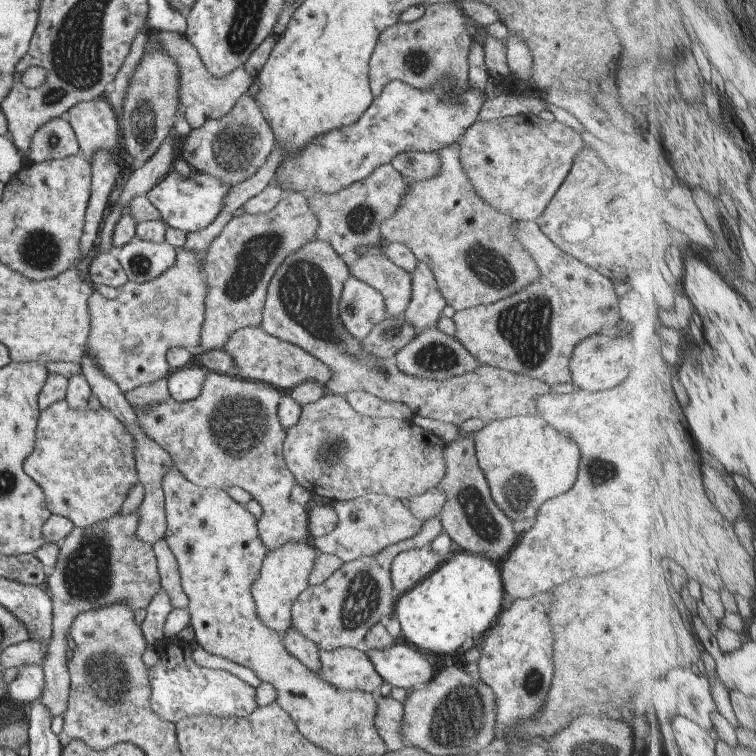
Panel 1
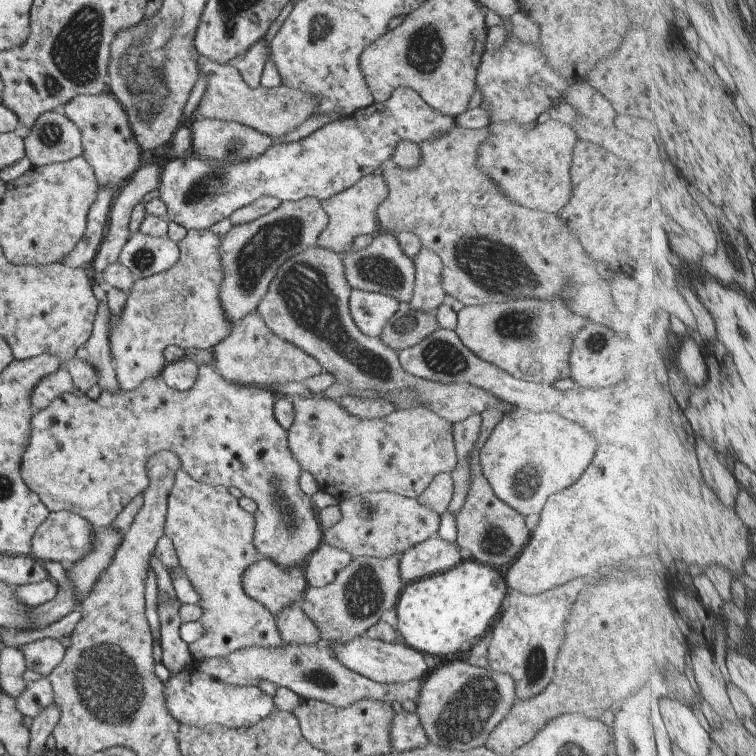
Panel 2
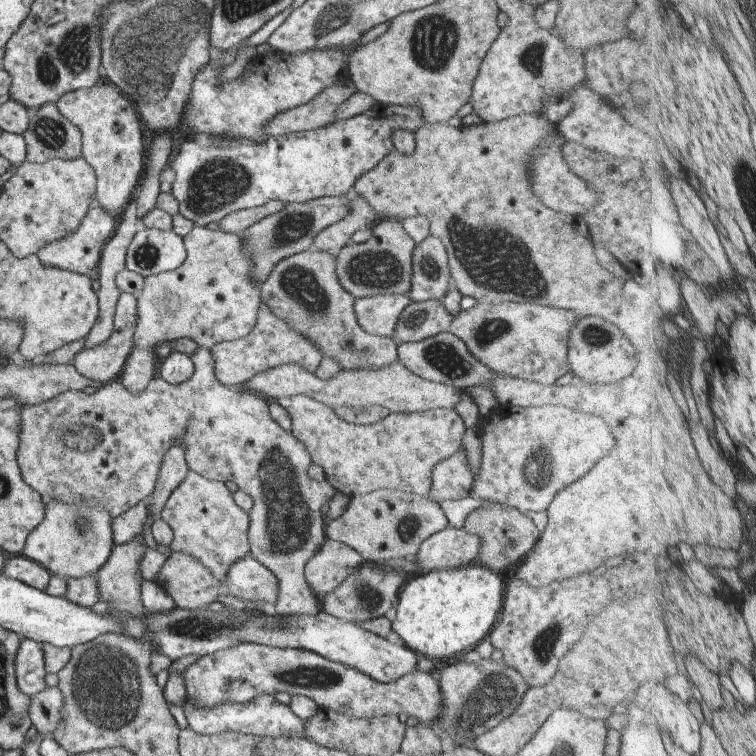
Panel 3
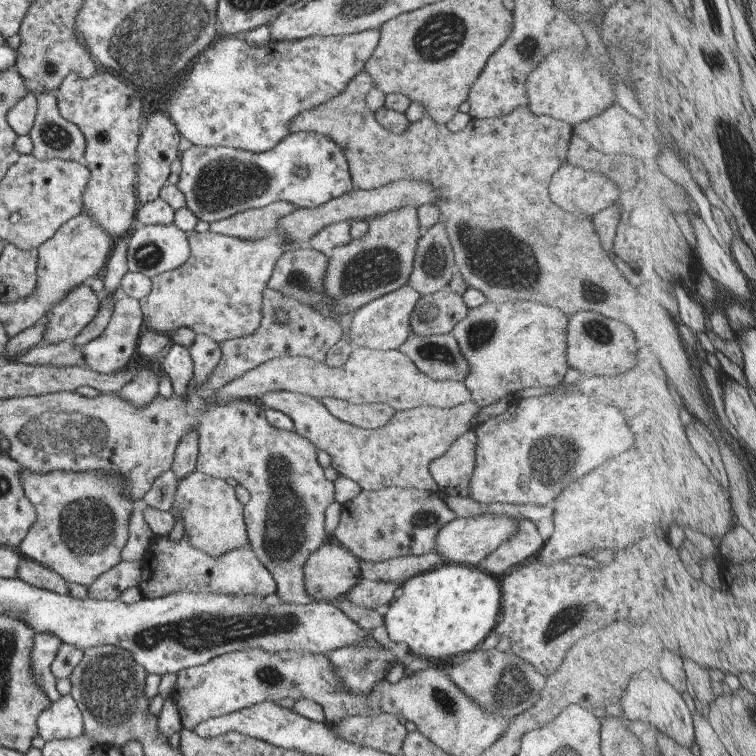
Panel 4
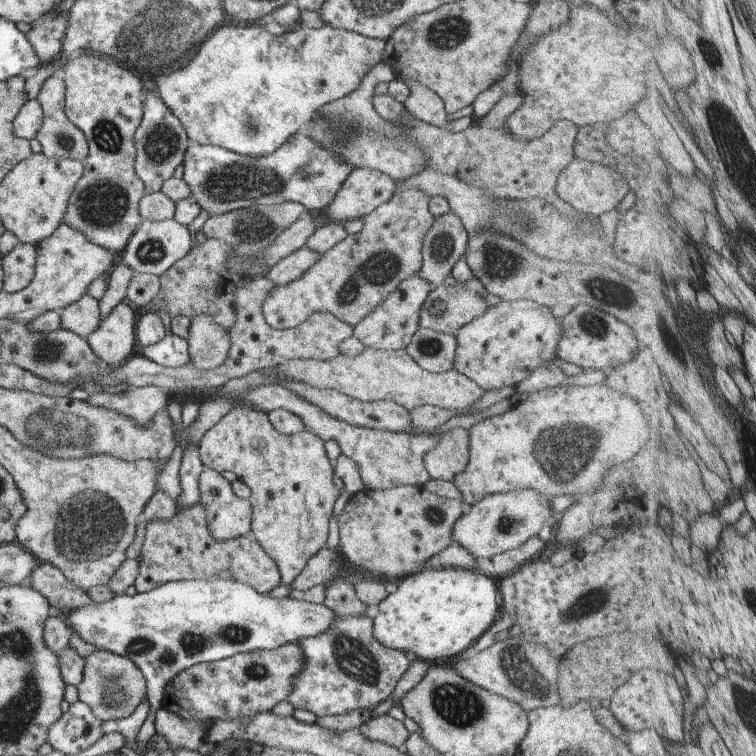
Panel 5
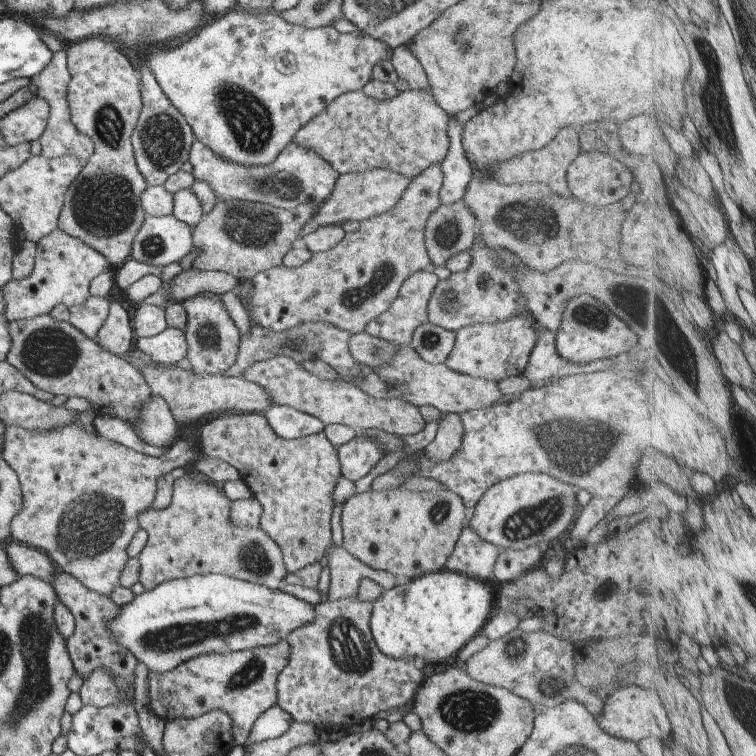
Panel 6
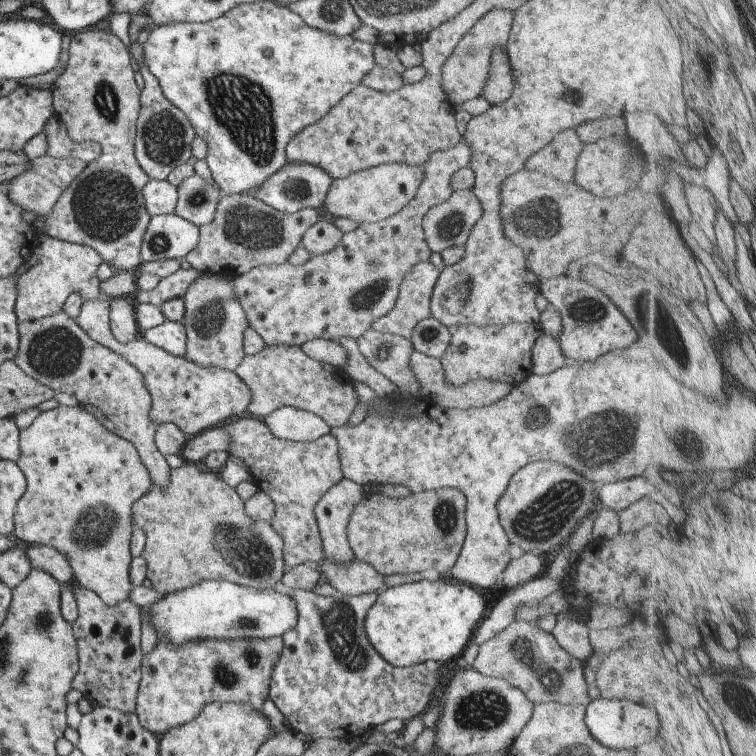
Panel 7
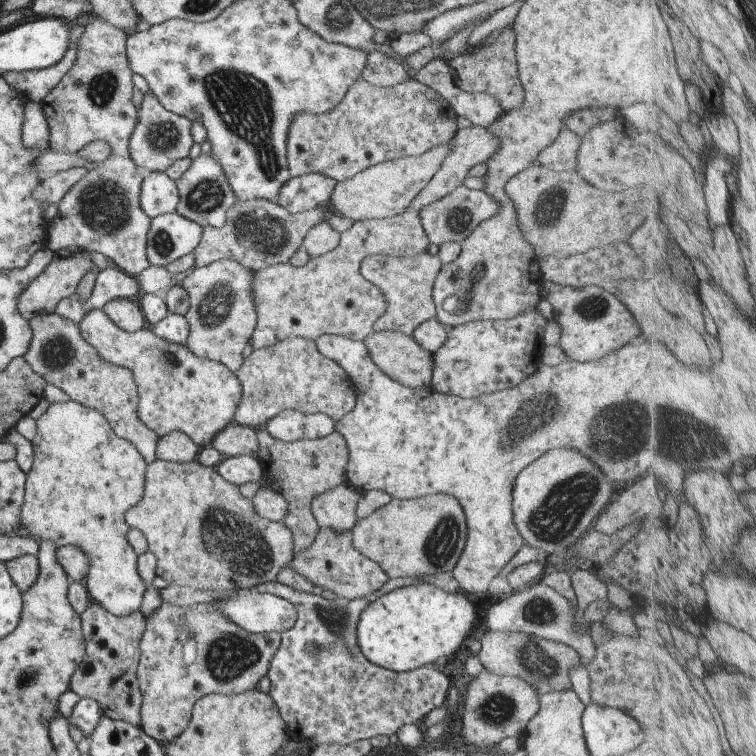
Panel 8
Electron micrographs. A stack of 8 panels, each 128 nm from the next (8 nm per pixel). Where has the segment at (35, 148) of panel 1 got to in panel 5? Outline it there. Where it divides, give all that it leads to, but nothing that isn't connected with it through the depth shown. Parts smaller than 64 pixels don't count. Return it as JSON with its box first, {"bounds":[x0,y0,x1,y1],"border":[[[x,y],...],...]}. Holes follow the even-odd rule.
{"bounds":[34,73,88,162],"border":[[[60,73],[52,74],[42,83],[36,99],[42,110],[42,123],[34,136],[40,144],[40,153],[47,158],[73,159],[83,162],[88,151],[88,144],[79,128],[72,125],[64,115],[64,84]]]}

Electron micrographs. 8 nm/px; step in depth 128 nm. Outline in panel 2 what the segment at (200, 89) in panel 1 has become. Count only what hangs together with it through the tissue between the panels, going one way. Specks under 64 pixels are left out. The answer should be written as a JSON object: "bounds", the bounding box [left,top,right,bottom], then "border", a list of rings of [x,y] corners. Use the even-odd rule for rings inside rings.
{"bounds":[190,52,316,140],"border":[[[197,52],[192,57],[196,62],[199,76],[205,76],[205,90],[191,114],[190,121],[199,119],[235,121],[277,140],[281,135],[292,131],[307,120],[316,107],[316,101],[311,95],[283,85],[272,88],[257,86],[252,89],[243,82],[239,71],[234,66],[214,63],[201,57]]]}

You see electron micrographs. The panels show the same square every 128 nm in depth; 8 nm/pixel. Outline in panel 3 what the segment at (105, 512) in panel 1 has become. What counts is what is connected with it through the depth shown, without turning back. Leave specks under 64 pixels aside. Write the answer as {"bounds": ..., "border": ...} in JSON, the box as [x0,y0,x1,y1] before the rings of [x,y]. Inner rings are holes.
{"bounds":[15,348,335,616],"border":[[[197,348],[190,360],[193,374],[177,386],[164,383],[161,378],[151,378],[145,390],[130,394],[116,379],[105,383],[93,394],[66,391],[44,404],[21,407],[15,454],[21,479],[43,502],[57,500],[65,504],[99,506],[107,510],[109,518],[116,518],[148,498],[165,452],[172,446],[181,446],[189,471],[208,480],[233,482],[240,492],[251,498],[252,506],[247,512],[249,556],[267,568],[278,582],[275,614],[311,616],[319,609],[317,597],[306,584],[304,567],[326,539],[326,519],[321,506],[335,496],[335,488],[329,482],[315,482],[307,476],[311,458],[299,440],[271,420],[267,400],[251,391],[220,385],[214,376],[214,361],[209,349]]]}

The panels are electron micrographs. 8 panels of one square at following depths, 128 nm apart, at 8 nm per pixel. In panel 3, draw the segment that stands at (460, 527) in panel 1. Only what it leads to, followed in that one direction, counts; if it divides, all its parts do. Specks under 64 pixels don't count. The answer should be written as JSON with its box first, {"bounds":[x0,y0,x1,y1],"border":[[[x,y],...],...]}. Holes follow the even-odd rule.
{"bounds":[462,502,540,575],"border":[[[485,502],[479,508],[471,510],[465,516],[462,528],[469,534],[477,534],[477,538],[481,540],[476,563],[498,575],[500,575],[501,570],[507,568],[507,562],[513,562],[529,546],[533,550],[533,546],[537,544],[540,536],[533,522],[524,513],[492,502]]]}

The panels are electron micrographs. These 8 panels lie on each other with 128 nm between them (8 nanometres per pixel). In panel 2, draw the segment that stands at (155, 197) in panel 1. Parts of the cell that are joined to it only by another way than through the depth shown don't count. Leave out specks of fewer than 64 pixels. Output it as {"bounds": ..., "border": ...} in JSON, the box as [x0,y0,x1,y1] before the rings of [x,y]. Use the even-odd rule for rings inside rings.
{"bounds":[157,88,457,231],"border":[[[394,88],[387,100],[382,103],[372,102],[349,116],[331,120],[301,140],[292,143],[279,143],[274,140],[273,144],[256,159],[227,166],[214,160],[203,160],[187,152],[180,159],[169,160],[160,172],[157,194],[159,200],[165,205],[168,222],[173,221],[186,231],[189,229],[207,231],[215,222],[223,220],[234,210],[263,195],[278,198],[280,202],[296,201],[305,197],[325,201],[353,186],[365,175],[377,172],[381,162],[392,156],[395,145],[400,141],[409,141],[418,145],[445,135],[454,126],[457,126],[455,117],[432,109],[410,88]]]}

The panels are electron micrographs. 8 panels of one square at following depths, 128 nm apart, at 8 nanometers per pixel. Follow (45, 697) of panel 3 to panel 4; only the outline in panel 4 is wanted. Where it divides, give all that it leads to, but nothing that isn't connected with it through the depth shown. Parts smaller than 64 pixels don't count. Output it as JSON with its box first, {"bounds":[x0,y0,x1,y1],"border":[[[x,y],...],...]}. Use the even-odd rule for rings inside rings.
{"bounds":[36,693,82,740],"border":[[[69,693],[60,695],[36,718],[36,732],[44,740],[74,739],[82,734],[82,716]]]}

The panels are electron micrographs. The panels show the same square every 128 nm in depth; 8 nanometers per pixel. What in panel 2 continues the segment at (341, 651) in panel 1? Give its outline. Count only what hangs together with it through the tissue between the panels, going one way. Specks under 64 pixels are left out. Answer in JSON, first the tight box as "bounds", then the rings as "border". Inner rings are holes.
{"bounds":[192,645,421,708],"border":[[[285,645],[277,648],[245,647],[224,657],[211,657],[192,663],[202,673],[232,685],[257,685],[257,680],[269,680],[276,687],[288,688],[301,699],[313,699],[335,705],[337,708],[348,707],[359,699],[371,699],[389,703],[412,700],[416,704],[420,692],[421,680],[403,683],[378,683],[361,676],[359,673],[341,664],[331,649],[325,645]]]}

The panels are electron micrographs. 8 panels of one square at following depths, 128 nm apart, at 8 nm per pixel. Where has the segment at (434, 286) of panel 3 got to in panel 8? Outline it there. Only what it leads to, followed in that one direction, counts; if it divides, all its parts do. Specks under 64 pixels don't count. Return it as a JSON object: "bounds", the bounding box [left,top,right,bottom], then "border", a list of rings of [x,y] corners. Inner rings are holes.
{"bounds":[420,184,498,246],"border":[[[460,184],[443,198],[423,207],[420,212],[420,223],[424,233],[427,235],[428,242],[433,244],[433,246],[439,246],[446,242],[460,243],[464,238],[467,238],[471,230],[473,230],[473,226],[469,228],[469,218],[471,218],[471,214],[479,216],[479,204],[481,204],[480,222],[497,212],[498,203],[488,194],[485,194],[482,190],[467,189]]]}

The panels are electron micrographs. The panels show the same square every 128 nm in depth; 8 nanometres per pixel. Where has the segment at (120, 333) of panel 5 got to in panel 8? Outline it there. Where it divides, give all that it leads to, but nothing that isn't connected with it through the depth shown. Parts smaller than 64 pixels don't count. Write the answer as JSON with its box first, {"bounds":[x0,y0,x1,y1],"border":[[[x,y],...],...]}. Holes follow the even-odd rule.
{"bounds":[102,298,145,333],"border":[[[116,298],[106,302],[102,311],[107,318],[118,328],[126,333],[132,333],[145,328],[142,312],[129,299]]]}

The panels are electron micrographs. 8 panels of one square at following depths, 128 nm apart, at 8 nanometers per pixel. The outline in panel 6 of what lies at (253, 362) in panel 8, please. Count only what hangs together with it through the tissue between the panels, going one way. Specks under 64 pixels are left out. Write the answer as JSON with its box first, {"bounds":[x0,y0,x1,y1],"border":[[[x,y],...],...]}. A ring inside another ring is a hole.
{"bounds":[242,355,424,436],"border":[[[279,355],[254,362],[242,374],[245,380],[261,385],[270,396],[273,405],[287,405],[314,416],[324,425],[345,425],[356,431],[371,429],[400,436],[417,434],[424,426],[418,407],[399,399],[376,399],[361,392],[343,380],[321,380],[309,374],[292,358]]]}

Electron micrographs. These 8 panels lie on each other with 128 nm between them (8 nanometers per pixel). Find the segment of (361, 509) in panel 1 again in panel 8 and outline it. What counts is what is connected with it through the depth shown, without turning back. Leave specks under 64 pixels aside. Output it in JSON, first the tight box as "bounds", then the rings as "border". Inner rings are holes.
{"bounds":[351,493,466,579],"border":[[[433,493],[416,499],[391,499],[367,517],[357,519],[351,528],[351,545],[375,564],[389,579],[406,579],[437,572],[452,572],[466,544],[466,518],[456,498],[447,493]]]}

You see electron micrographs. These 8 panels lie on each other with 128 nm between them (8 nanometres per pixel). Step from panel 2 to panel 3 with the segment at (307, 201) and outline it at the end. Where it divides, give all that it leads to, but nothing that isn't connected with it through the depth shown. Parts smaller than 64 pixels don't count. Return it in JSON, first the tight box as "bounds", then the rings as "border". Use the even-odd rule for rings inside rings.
{"bounds":[240,194,352,286],"border":[[[351,194],[335,197],[317,198],[311,202],[305,203],[288,203],[283,208],[261,222],[249,226],[243,234],[240,235],[243,242],[243,254],[251,260],[251,270],[249,270],[249,280],[253,284],[260,286],[267,274],[273,270],[279,260],[288,258],[296,253],[301,253],[312,249],[314,237],[323,228],[339,222],[352,211]]]}

